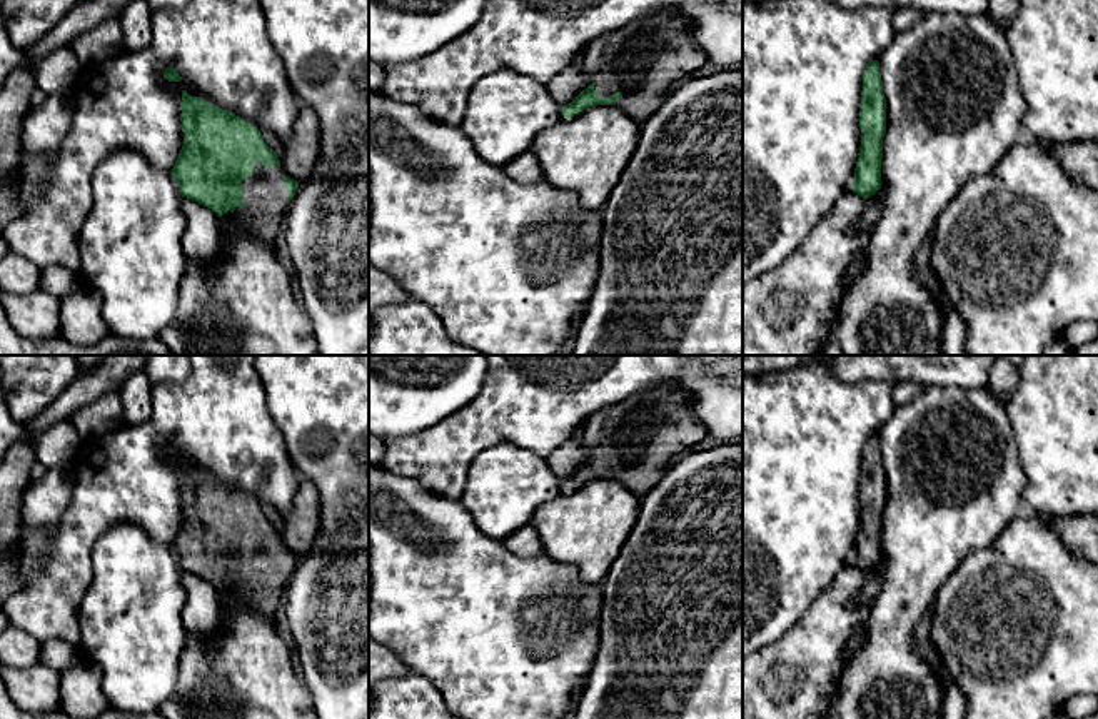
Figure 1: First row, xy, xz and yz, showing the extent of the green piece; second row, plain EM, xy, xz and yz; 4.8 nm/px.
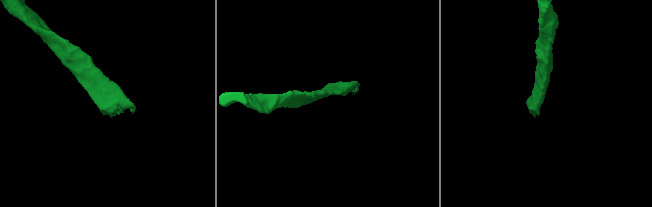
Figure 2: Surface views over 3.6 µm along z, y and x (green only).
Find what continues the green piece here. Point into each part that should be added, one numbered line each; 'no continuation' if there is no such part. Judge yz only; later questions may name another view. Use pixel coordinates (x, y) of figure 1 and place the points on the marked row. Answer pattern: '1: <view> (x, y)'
no continuation

